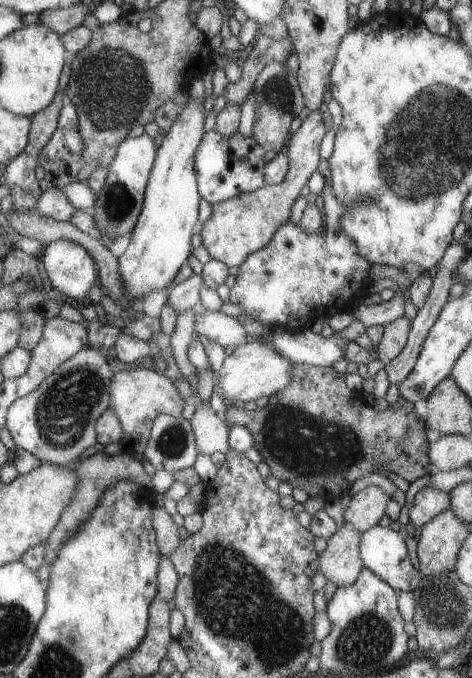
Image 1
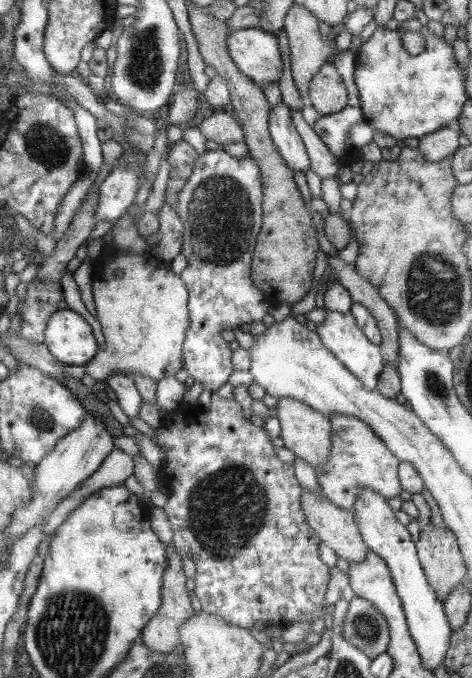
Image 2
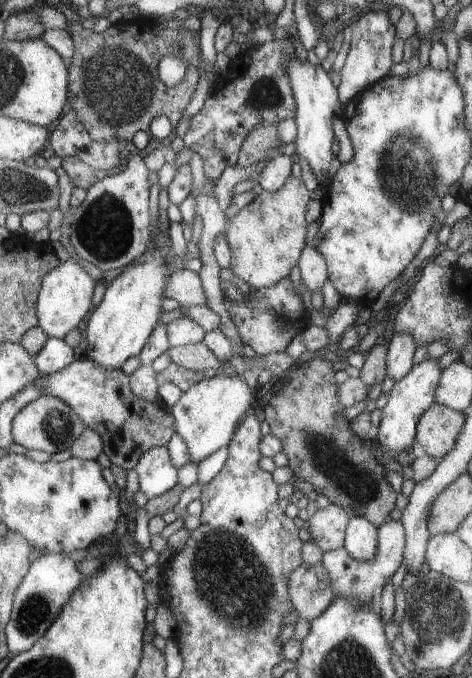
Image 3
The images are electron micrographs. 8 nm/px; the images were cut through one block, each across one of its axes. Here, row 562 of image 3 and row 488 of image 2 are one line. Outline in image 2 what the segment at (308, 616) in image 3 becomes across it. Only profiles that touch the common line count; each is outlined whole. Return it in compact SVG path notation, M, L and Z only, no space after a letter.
M318 487L314 492L303 488L300 495L300 505L304 510L304 515L306 515L306 521L312 526L312 530L316 532L323 543L334 550L340 560L360 562L366 558L369 548L360 532L358 532L358 526L356 526L351 510L340 508L330 502L321 487Z

